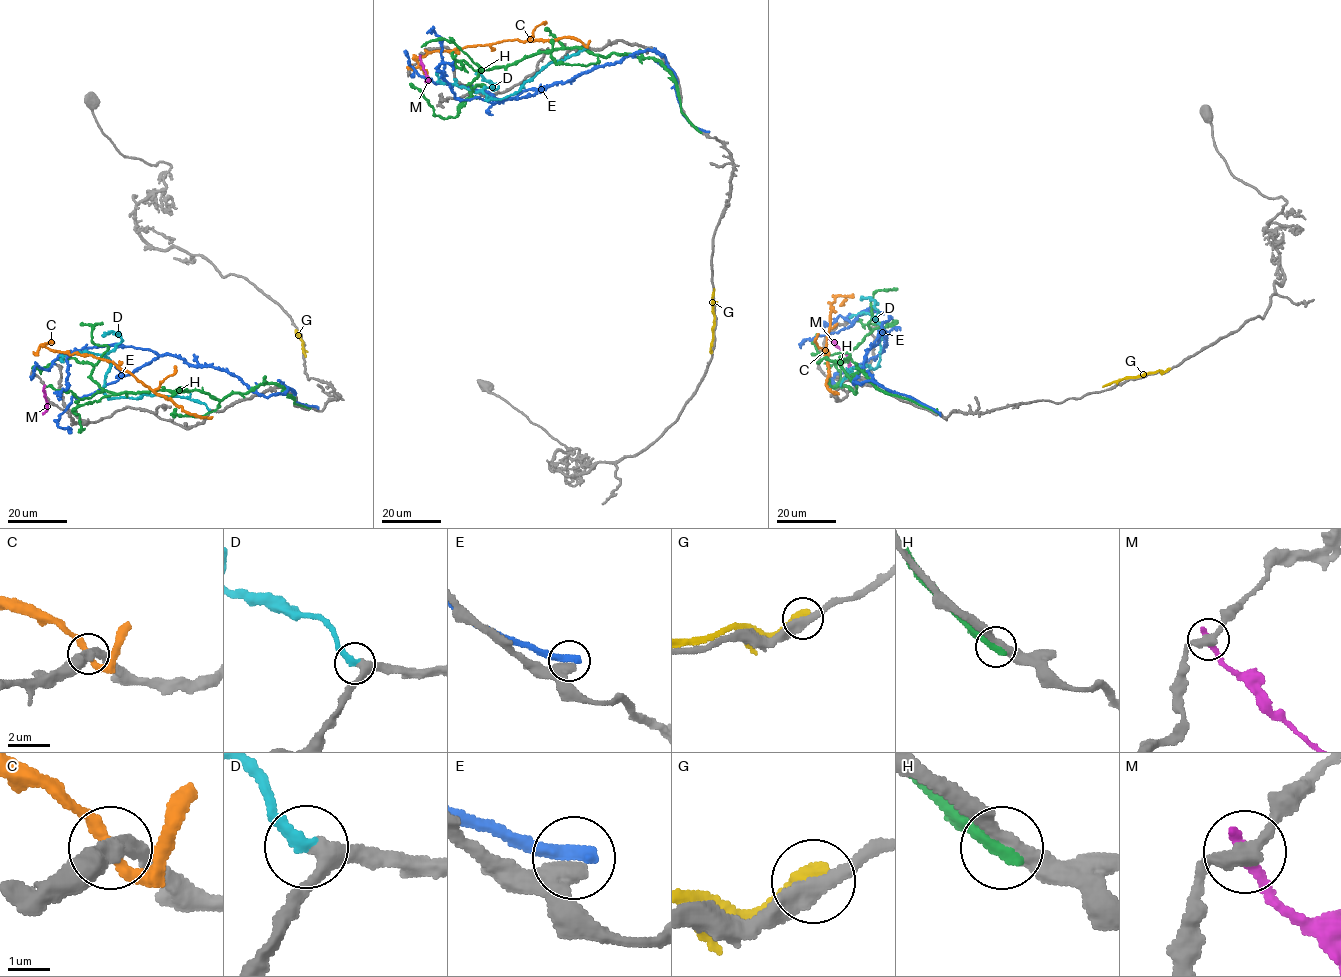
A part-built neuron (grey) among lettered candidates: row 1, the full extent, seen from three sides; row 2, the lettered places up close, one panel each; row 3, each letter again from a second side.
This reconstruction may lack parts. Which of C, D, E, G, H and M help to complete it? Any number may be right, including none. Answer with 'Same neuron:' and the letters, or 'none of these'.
Same neuron: D

